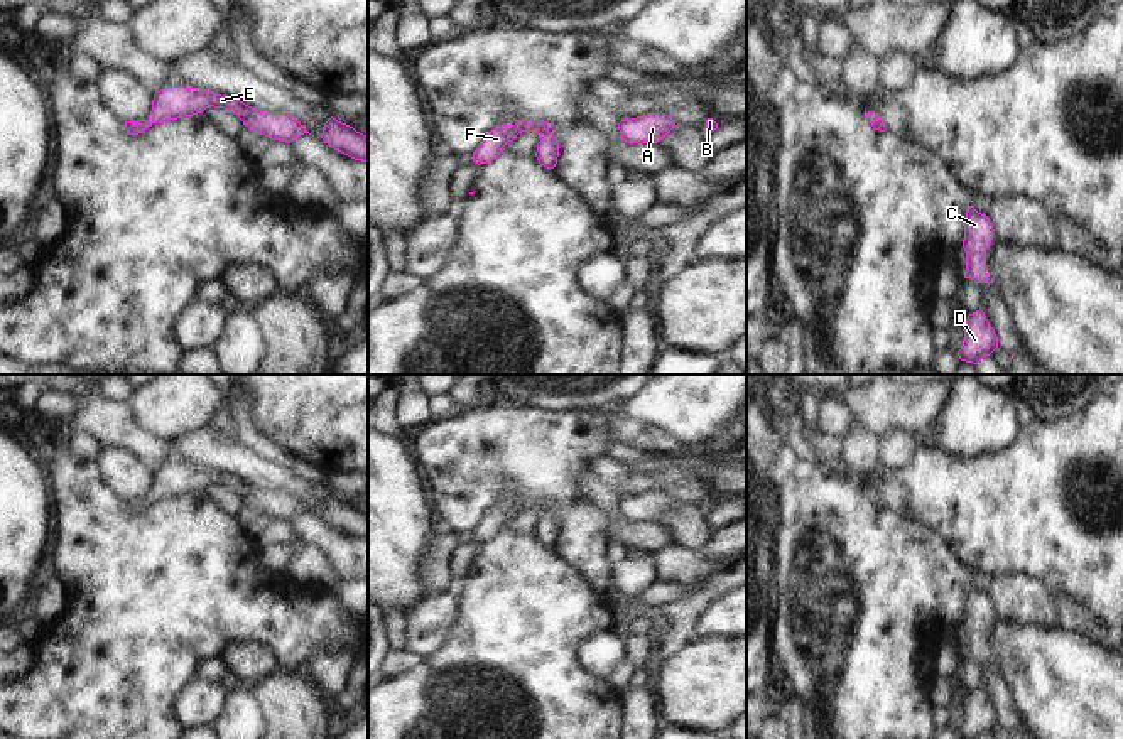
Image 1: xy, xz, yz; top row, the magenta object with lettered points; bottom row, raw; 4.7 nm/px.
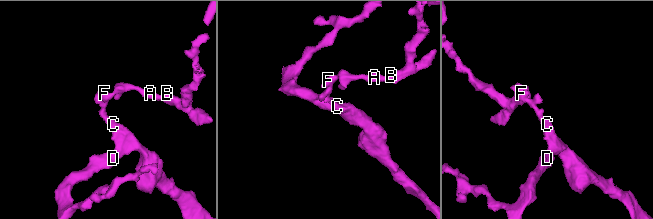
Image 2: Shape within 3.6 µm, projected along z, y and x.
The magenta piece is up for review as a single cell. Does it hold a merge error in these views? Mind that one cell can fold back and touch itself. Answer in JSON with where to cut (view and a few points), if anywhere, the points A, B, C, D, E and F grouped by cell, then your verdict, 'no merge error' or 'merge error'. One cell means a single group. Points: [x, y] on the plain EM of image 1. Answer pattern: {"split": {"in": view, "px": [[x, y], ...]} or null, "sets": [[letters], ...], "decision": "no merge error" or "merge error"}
{"split": null, "sets": [["A", "B", "C", "D", "E", "F"]], "decision": "no merge error"}

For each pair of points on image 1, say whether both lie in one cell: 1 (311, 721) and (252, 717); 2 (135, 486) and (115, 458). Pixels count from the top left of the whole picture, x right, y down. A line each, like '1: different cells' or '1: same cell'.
1: different cells
2: same cell

